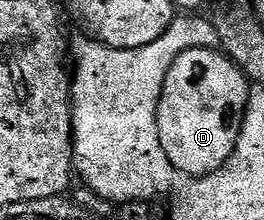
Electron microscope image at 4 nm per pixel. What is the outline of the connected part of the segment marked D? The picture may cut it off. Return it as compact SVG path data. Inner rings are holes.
M201 46L178 54L166 74L158 102L158 138L162 142L162 150L166 150L166 158L170 158L172 165L191 176L205 176L226 163L236 148L240 124L248 105L248 77L223 51L213 48Z

